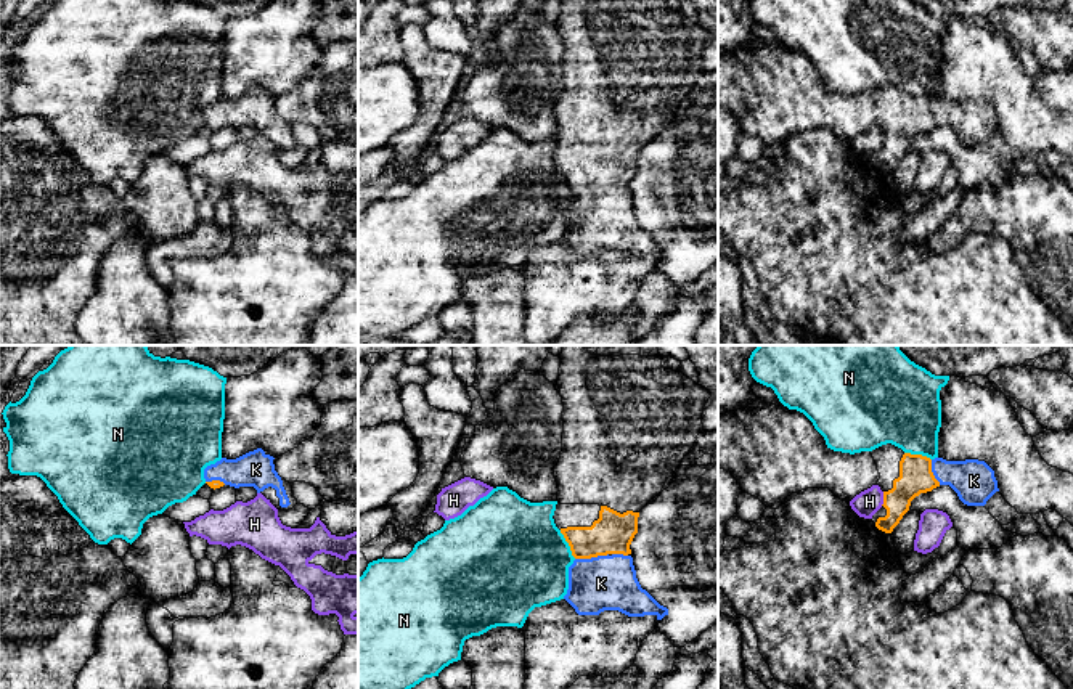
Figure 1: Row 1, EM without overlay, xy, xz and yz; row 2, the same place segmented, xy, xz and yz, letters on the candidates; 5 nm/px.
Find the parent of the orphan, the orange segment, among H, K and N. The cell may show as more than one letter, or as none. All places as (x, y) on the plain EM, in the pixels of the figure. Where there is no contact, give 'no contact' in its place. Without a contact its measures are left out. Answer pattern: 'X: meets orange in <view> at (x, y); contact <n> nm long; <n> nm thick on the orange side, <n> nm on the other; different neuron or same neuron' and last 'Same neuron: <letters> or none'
H: meets orange in yz at (884, 138); contact 70 nm long; 170 nm thick on the orange side, 120 nm on the other; different neuron
K: meets orange in xz at (591, 196); contact 170 nm long; 200 nm thick on the orange side, 280 nm on the other; same neuron
N: meets orange in xz at (569, 185); contact 170 nm long; 200 nm thick on the orange side, 480 nm on the other; different neuron
Same neuron: K

